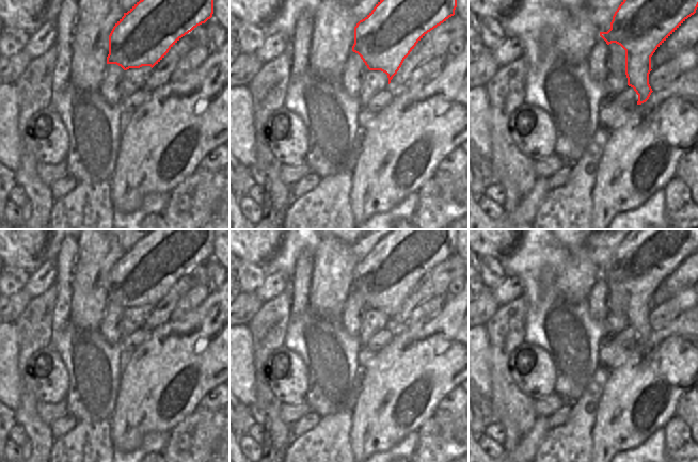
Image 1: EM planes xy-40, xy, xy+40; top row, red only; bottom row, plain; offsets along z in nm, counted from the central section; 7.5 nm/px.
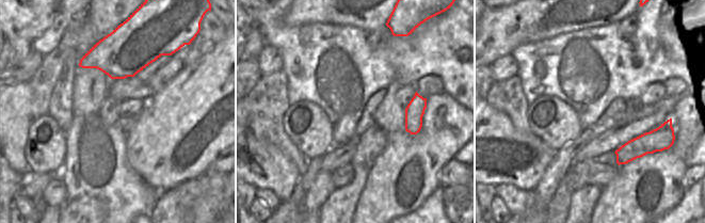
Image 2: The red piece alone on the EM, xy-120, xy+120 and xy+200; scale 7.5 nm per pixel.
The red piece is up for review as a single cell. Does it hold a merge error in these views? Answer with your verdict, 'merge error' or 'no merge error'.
merge error

